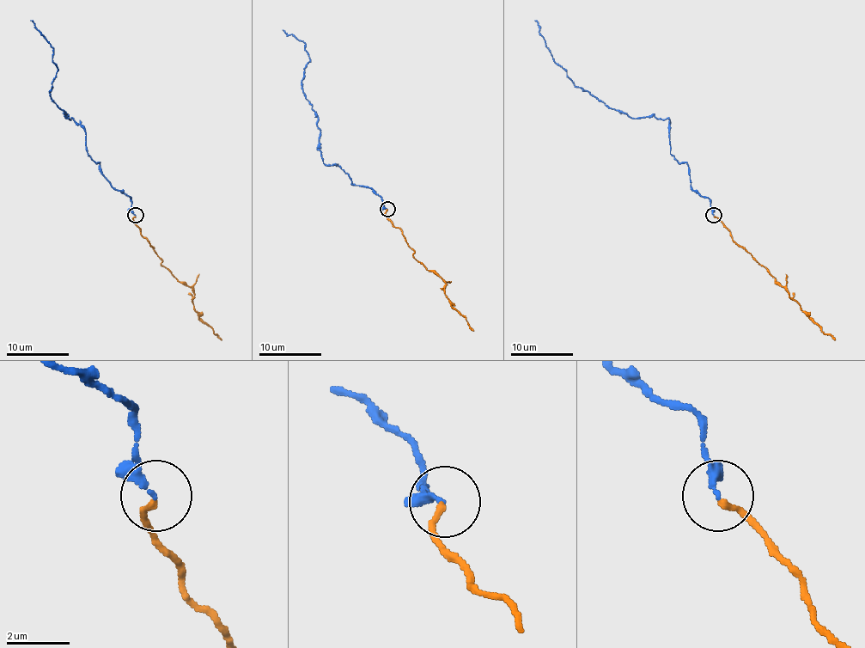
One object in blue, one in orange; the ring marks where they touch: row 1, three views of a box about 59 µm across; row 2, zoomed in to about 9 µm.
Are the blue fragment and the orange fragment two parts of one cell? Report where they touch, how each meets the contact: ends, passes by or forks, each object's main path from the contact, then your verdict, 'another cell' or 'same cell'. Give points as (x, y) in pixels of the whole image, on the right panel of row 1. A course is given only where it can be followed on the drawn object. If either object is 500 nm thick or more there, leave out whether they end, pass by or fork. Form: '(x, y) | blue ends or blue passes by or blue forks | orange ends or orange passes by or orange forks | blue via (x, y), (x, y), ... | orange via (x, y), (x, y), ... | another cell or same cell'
(713, 215) | blue ends | orange ends | blue via (713, 216), (708, 198), (692, 189), (688, 165), (671, 153), (667, 118), (631, 118), (576, 87), (534, 21) | orange via (713, 216), (736, 244), (785, 290), (807, 316), (835, 339) | same cell

